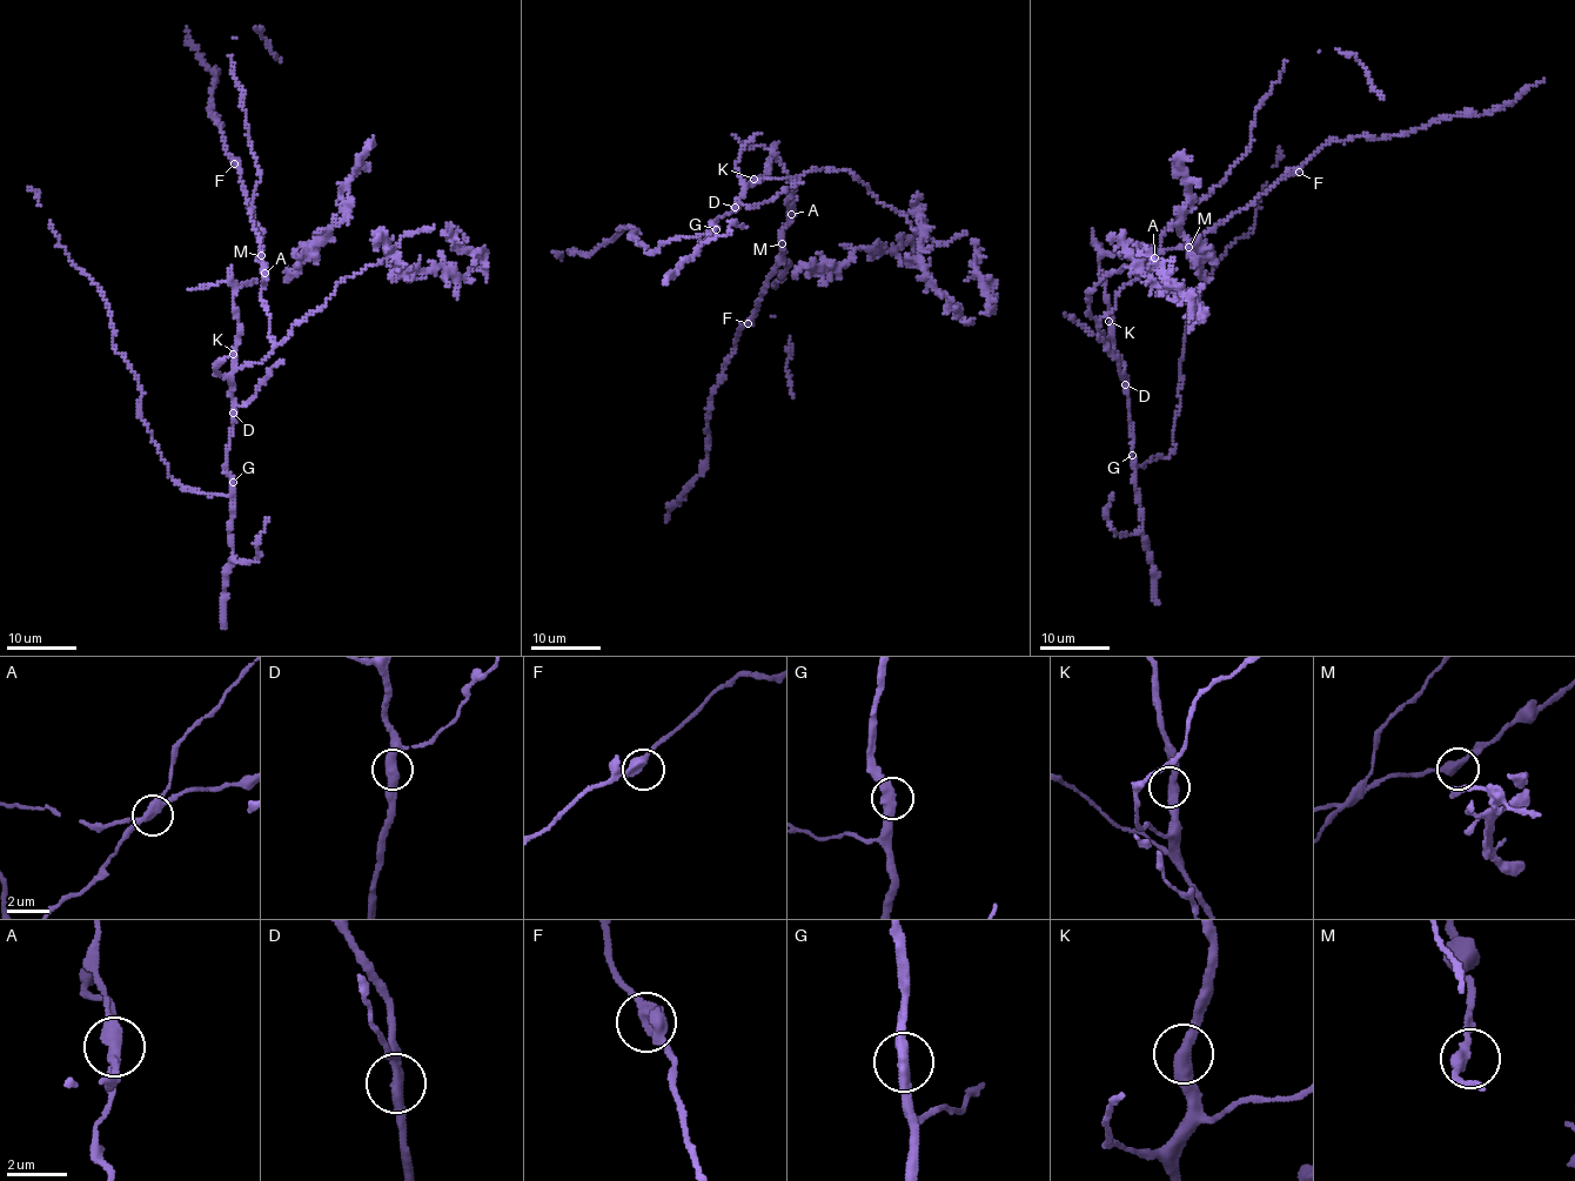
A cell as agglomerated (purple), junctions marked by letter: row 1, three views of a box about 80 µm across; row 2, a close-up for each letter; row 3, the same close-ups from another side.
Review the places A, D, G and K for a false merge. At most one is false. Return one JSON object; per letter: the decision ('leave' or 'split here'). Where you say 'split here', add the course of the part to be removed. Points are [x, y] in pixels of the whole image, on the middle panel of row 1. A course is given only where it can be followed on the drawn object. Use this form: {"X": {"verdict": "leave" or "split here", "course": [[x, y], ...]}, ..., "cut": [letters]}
{"A": {"verdict": "leave"}, "D": {"verdict": "leave"}, "G": {"verdict": "leave"}, "K": {"verdict": "leave"}, "cut": []}

